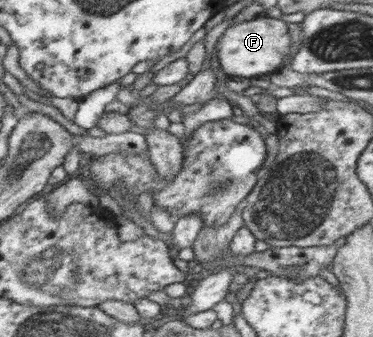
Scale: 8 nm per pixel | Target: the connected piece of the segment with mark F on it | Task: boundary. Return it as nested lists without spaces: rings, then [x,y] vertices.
[[[269,16],[242,21],[229,26],[217,43],[217,57],[222,70],[231,77],[258,78],[275,73],[290,52],[291,36],[284,21]]]

